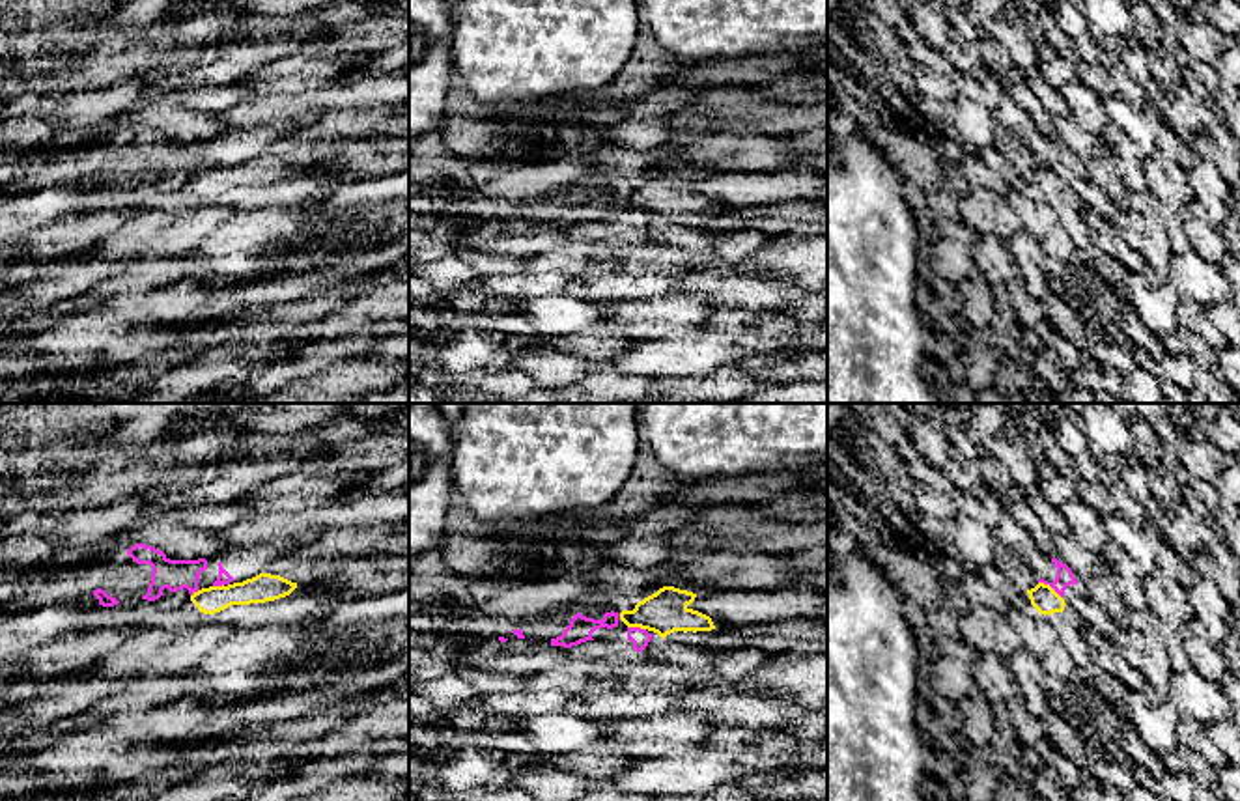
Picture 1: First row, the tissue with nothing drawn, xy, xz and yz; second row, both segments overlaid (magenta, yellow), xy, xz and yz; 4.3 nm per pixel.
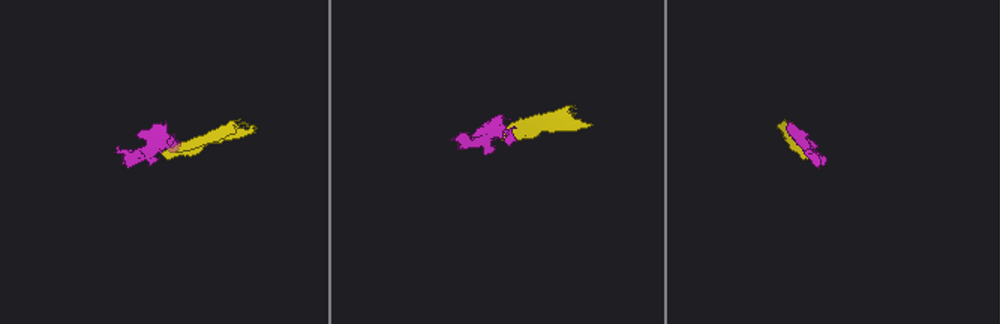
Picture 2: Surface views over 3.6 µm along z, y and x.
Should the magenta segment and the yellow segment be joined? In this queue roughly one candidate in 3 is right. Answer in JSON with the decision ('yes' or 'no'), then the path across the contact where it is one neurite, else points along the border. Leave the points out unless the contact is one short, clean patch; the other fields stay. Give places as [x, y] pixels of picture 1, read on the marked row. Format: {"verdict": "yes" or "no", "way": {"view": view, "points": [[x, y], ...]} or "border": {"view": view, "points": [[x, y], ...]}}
{"verdict": "no", "border": {"view": "yz", "points": [[1039, 581], [1046, 583], [1061, 598]]}}

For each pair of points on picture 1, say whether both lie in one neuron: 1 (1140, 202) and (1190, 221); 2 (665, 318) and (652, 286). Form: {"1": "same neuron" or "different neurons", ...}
{"1": "different neurons", "2": "different neurons"}

